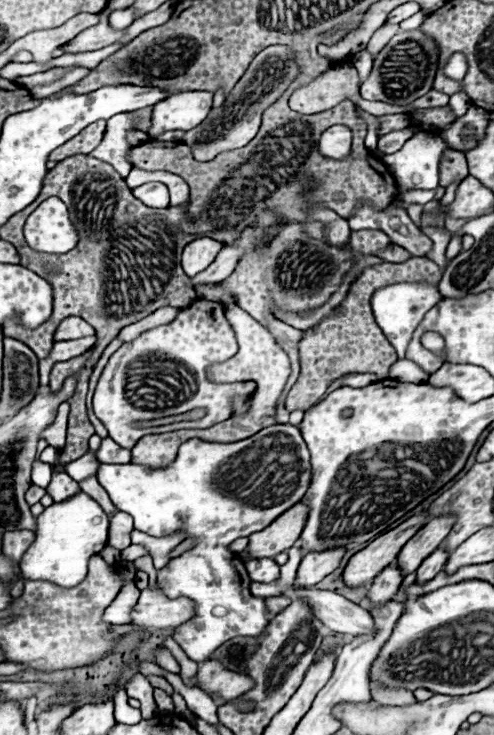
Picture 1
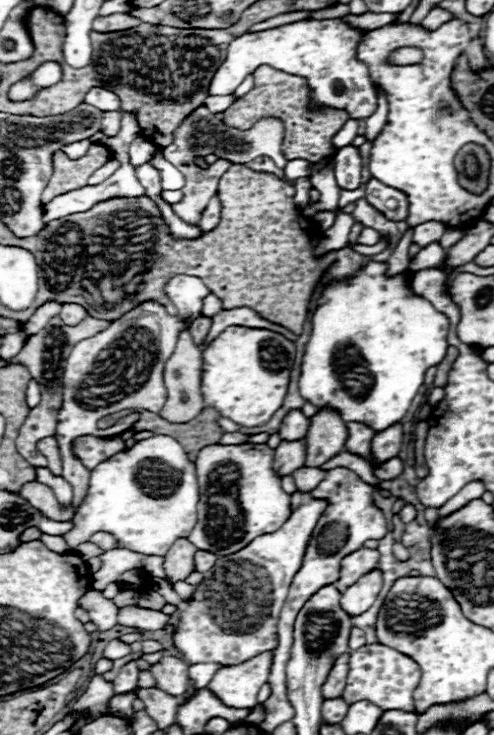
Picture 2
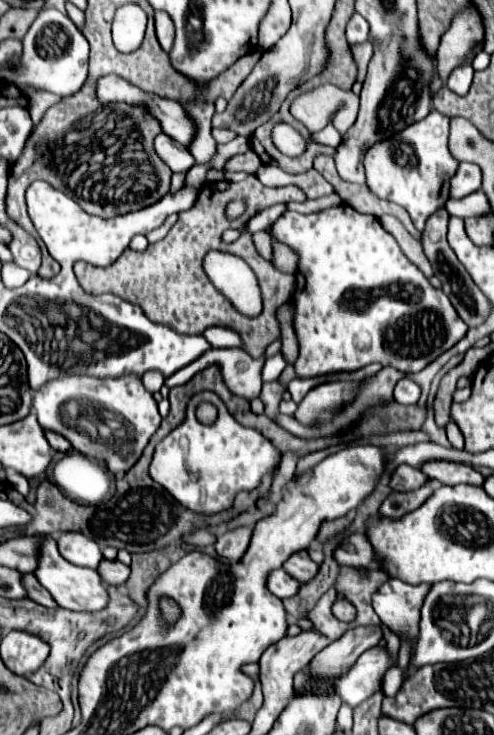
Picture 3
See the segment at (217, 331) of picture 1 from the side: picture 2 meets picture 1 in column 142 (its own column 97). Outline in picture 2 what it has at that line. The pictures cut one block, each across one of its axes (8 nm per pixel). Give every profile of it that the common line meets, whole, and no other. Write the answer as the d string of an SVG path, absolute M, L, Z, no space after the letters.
M174 276L166 284L166 294L178 308L176 316L170 316L162 304L156 302L142 302L132 312L126 312L118 320L110 322L110 326L102 332L98 332L92 338L80 340L66 364L66 376L64 376L64 388L62 388L62 408L58 412L56 422L56 442L62 458L62 476L70 482L74 490L74 510L80 508L86 490L88 490L88 478L90 472L82 466L82 462L76 462L76 458L70 452L70 442L76 436L116 436L134 426L138 420L138 414L120 418L110 428L96 428L96 422L108 414L120 412L124 408L142 408L150 412L160 412L166 402L166 386L164 386L164 364L172 356L178 336L182 330L188 330L190 324L200 316L202 312L202 300L210 294L210 290L204 286L204 282L196 276Z

